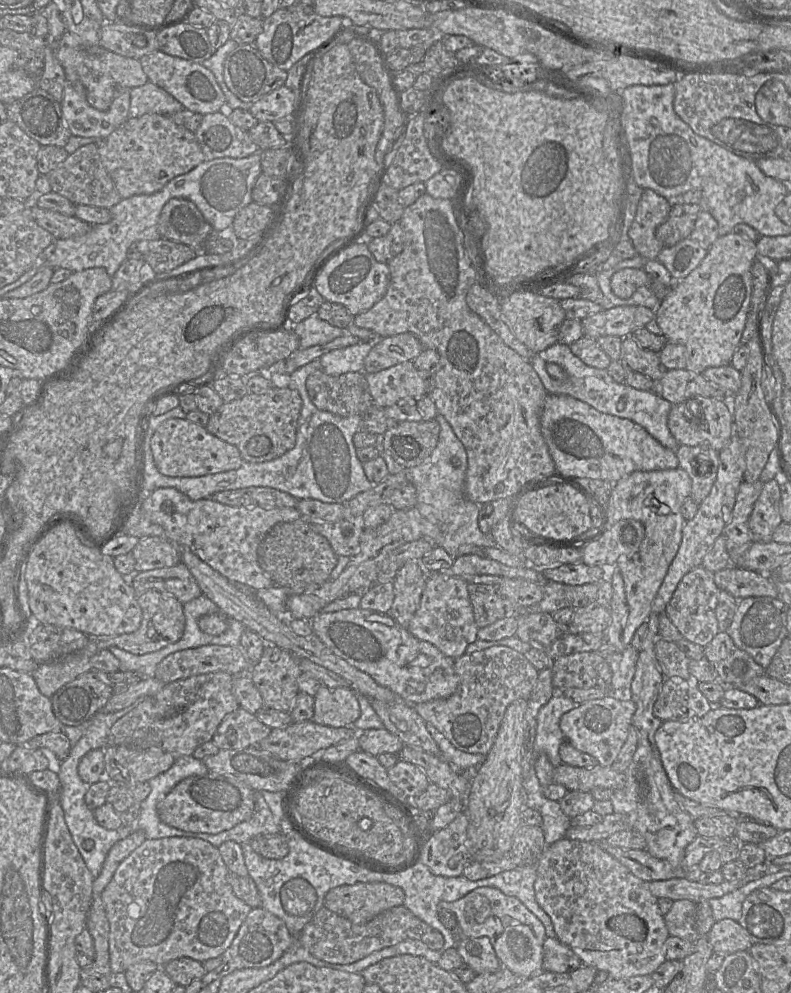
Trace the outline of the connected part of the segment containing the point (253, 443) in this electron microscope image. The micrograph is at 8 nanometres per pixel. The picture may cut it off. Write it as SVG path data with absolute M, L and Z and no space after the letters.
M281 382L274 384L266 391L248 393L240 399L224 402L216 412L209 416L206 430L219 439L236 446L243 461L250 463L267 462L282 456L295 446L301 408L302 399L299 392L287 387L285 382Z

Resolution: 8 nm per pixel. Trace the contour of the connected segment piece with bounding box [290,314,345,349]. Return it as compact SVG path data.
M312 314L297 324L291 324L290 329L299 338L299 349L326 344L345 333L345 329L330 325L317 314Z

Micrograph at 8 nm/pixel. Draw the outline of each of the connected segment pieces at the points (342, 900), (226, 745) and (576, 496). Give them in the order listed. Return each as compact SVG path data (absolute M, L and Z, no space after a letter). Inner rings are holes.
M357 882L330 889L324 898L324 907L363 924L395 906L404 903L404 892L400 887L385 882Z
M238 707L219 724L212 741L223 750L244 749L257 746L271 732L253 713Z
M553 485L525 494L518 502L515 518L537 535L569 541L587 534L593 527L591 509L593 504L572 486Z

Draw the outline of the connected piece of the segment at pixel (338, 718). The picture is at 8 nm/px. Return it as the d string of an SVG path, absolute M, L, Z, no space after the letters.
M321 685L314 696L312 721L333 728L353 727L360 716L360 706L352 688Z

